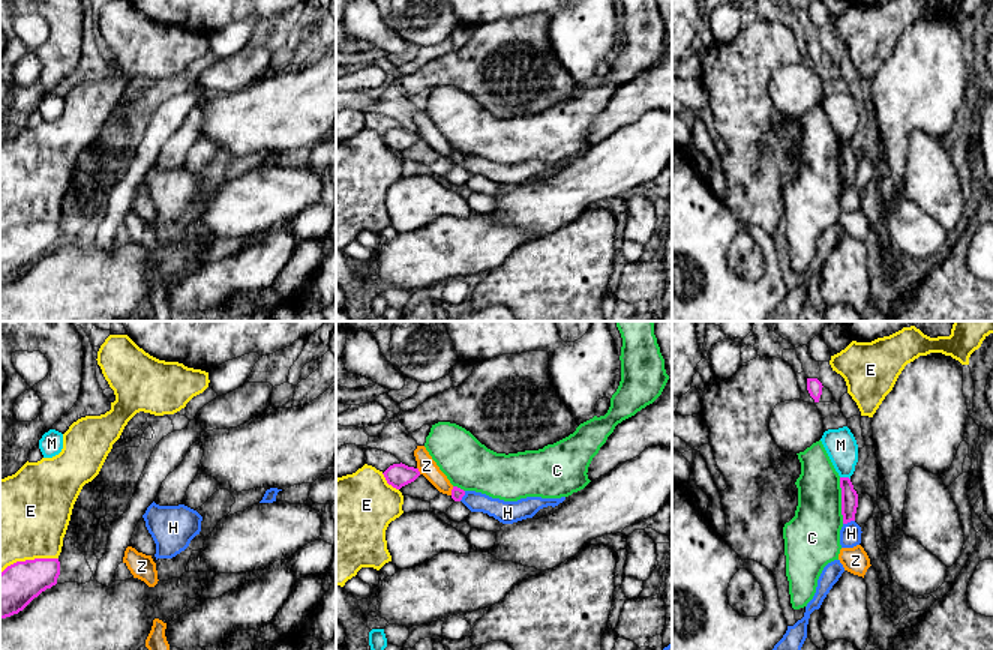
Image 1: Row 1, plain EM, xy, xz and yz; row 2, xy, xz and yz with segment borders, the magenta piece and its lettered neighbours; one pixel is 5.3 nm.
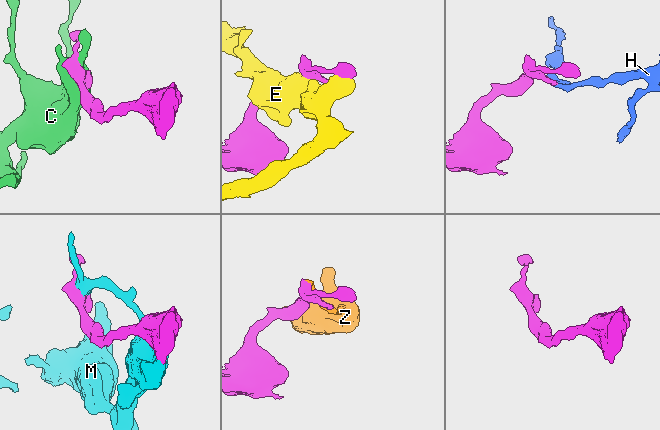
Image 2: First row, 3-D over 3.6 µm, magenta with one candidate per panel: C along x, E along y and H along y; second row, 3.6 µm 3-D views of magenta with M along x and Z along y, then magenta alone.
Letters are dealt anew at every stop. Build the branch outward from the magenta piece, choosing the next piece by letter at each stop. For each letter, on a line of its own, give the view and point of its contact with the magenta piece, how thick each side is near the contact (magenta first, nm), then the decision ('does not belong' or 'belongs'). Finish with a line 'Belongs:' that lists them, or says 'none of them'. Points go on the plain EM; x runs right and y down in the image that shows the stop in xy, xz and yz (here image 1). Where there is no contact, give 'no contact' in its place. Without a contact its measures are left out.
C: contact yz (842, 164); calibres 100 and 300 nm; does not belong
E: contact xy (29, 224); calibres 240 and 460 nm; does not belong
H: contact yz (848, 185); calibres 100 and 110 nm; does not belong
M: contact yz (845, 141); calibres 100 and 170 nm; does not belong
Z: contact xz (452, 155); calibres 60 and 100 nm; does not belong
Belongs: none of them

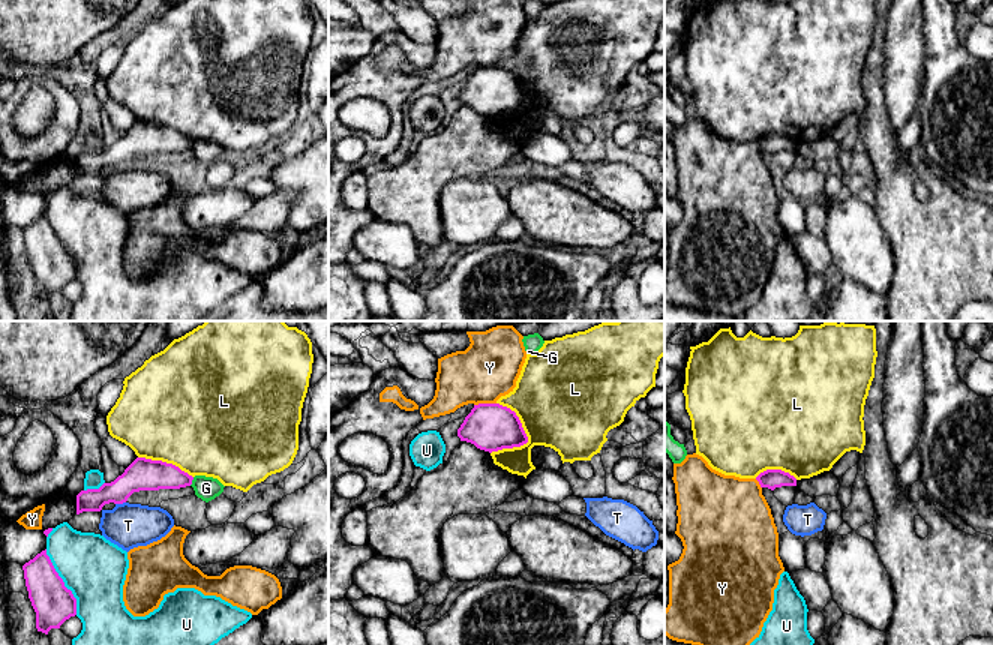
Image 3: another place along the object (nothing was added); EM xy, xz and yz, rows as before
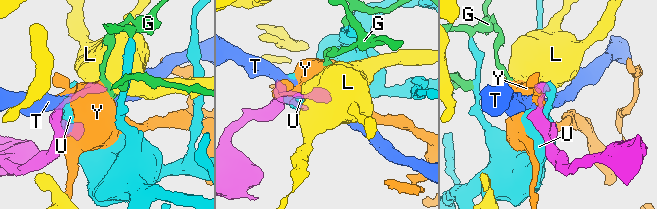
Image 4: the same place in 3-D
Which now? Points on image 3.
G: contact xy (191, 146); calibres 170 and 130 nm; does not belong
L: contact xz (527, 101); calibres 260 and 460 nm; does not belong
T: contact xy (120, 167); calibres 180 and 240 nm; does not belong
U: contact xy (63, 246); calibres 220 and 340 nm; does not belong
Y: contact xz (485, 68); calibres 260 and 320 nm; does not belong
Belongs: none of them

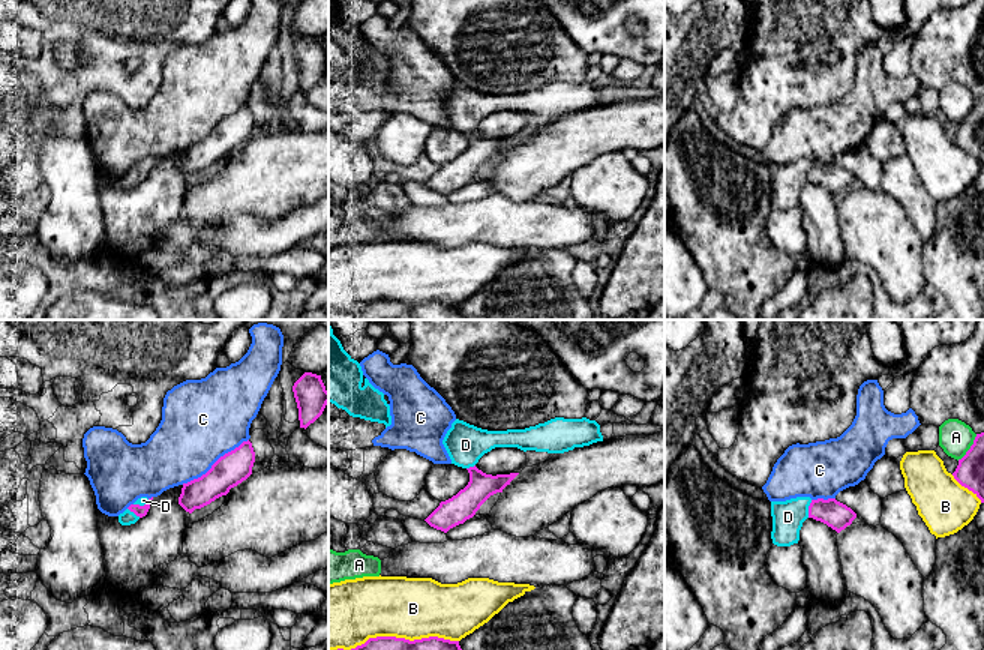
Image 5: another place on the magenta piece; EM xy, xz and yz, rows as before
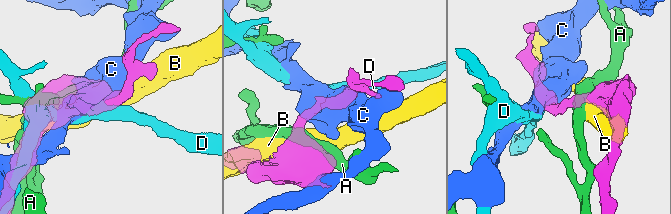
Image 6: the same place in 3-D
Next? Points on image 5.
A: contact yz (971, 111); calibres 160 and 180 nm; does not belong
B: contact yz (966, 150); calibres 160 and 280 nm; does not belong
C: contact xy (215, 126); calibres 170 and 440 nm; does not belong
D: contact yz (809, 173); calibres 140 and 170 nm; belongs
Belongs: D

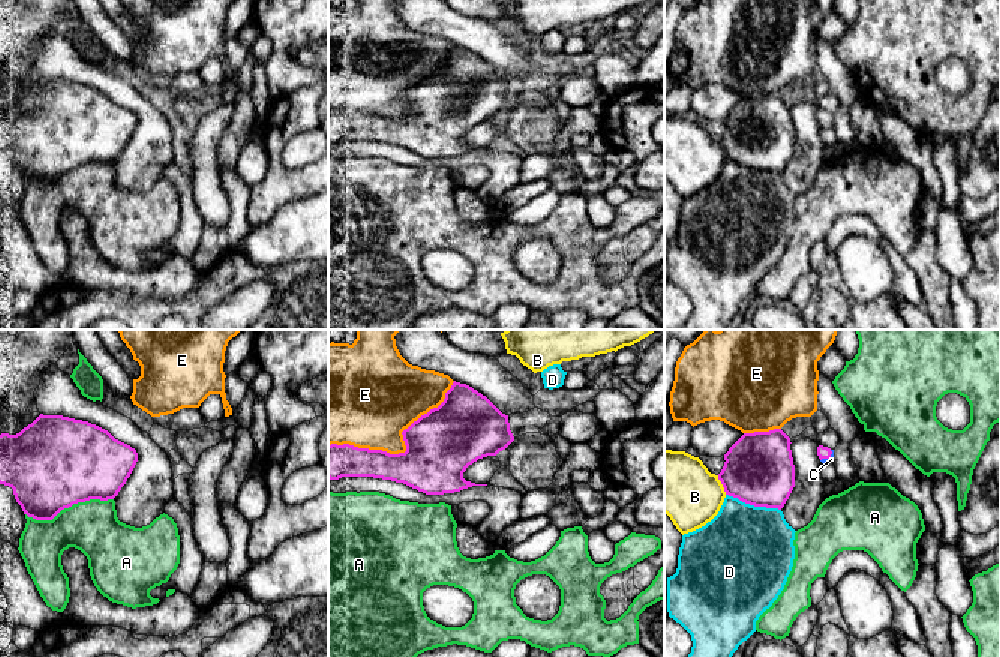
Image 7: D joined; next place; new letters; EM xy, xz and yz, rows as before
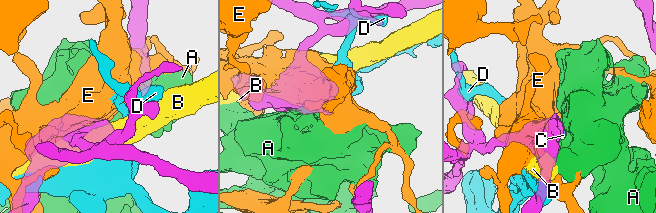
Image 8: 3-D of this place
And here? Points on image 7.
A: contact xy (69, 170); calibres 480 and 280 nm; does not belong
B: contact yz (721, 147); calibres 380 and 340 nm; does not belong
C: contact yz (826, 122); calibres 60 and 30 nm; belongs
D: contact yz (753, 168); calibres 380 and 480 nm; does not belong
E: contact xz (407, 114); calibres 380 and 340 nm; does not belong
Belongs: C

